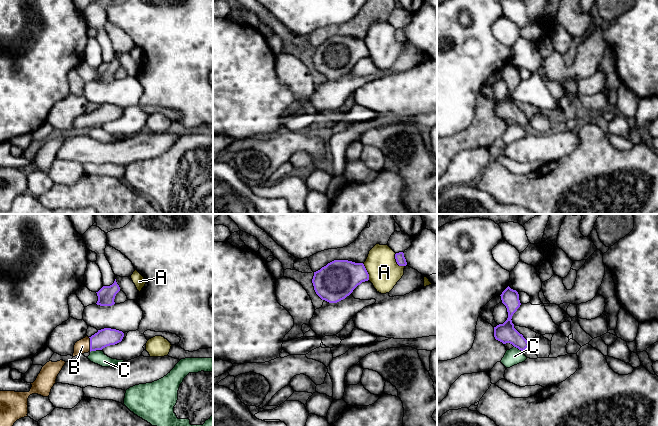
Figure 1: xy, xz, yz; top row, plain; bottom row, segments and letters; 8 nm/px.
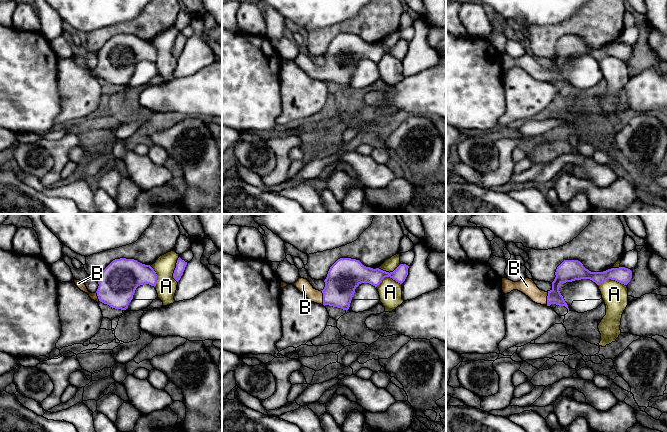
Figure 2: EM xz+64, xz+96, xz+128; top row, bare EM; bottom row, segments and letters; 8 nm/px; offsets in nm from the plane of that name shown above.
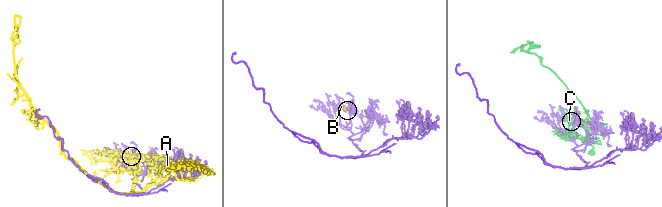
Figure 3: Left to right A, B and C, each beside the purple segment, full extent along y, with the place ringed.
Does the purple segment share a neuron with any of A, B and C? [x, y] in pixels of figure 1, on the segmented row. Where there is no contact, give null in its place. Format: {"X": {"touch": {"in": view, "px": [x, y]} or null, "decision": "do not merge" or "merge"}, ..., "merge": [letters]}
{"A": {"touch": {"in": "xz", "px": [396, 261]}, "decision": "do not merge"}, "B": {"touch": {"in": "xy", "px": [90, 344]}, "decision": "merge"}, "C": {"touch": {"in": "yz", "px": [518, 348]}, "decision": "do not merge"}, "merge": ["B"]}

